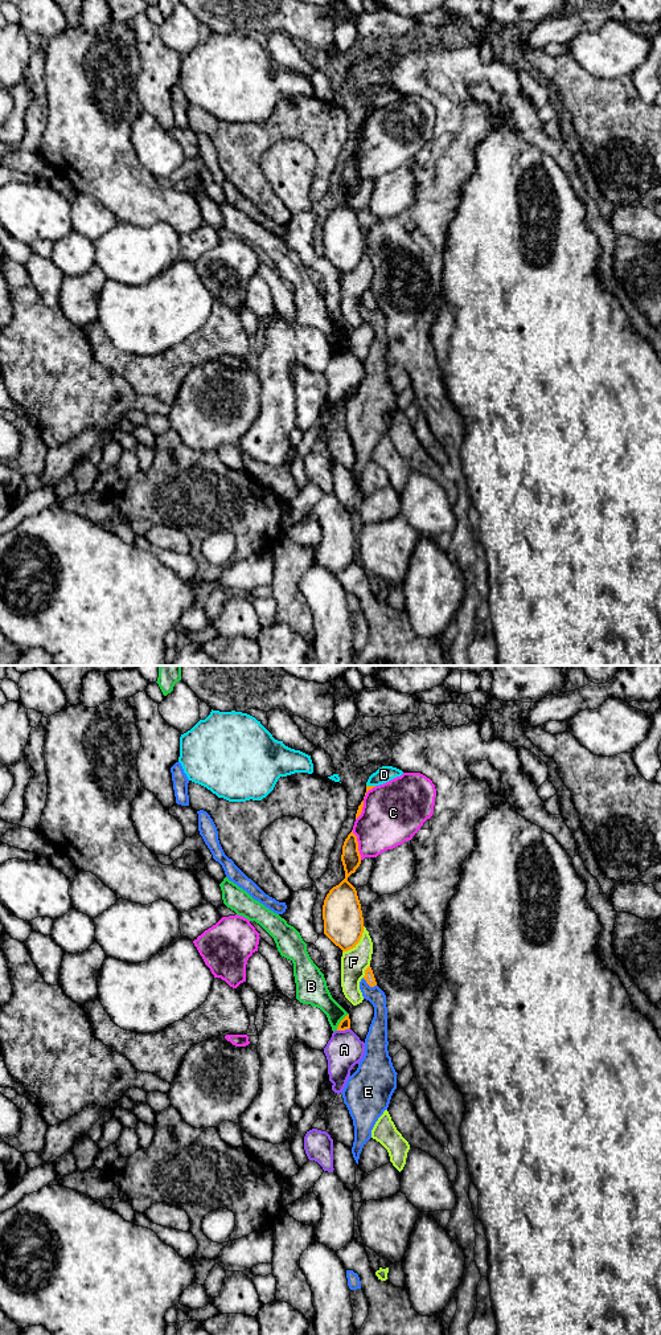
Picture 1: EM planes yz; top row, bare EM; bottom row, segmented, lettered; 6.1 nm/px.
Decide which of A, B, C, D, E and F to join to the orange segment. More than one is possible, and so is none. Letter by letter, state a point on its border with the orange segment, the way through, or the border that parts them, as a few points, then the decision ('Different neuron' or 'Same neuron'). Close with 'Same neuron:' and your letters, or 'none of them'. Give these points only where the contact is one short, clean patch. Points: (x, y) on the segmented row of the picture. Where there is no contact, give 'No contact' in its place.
A: Touches orange at yz (343, 1030). Boundary: yz (349, 1027), (337, 1031). Different neuron
B: Touches orange at yz (340, 1022). Different neuron
C: Touches orange at yz (357, 844). Different neuron
D: Touches orange at yz (370, 786). Different neuron
E: Touches orange at yz (369, 985). Different neuron
F: Touches orange at yz (357, 942). Different neuron
Same neuron: none of them

